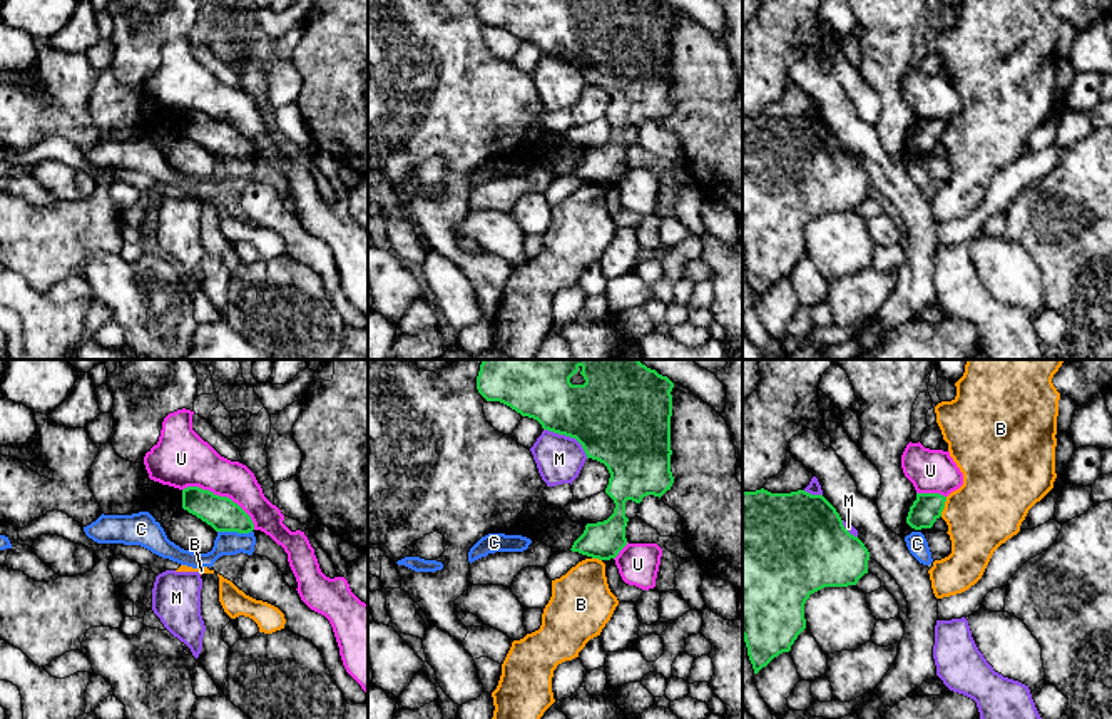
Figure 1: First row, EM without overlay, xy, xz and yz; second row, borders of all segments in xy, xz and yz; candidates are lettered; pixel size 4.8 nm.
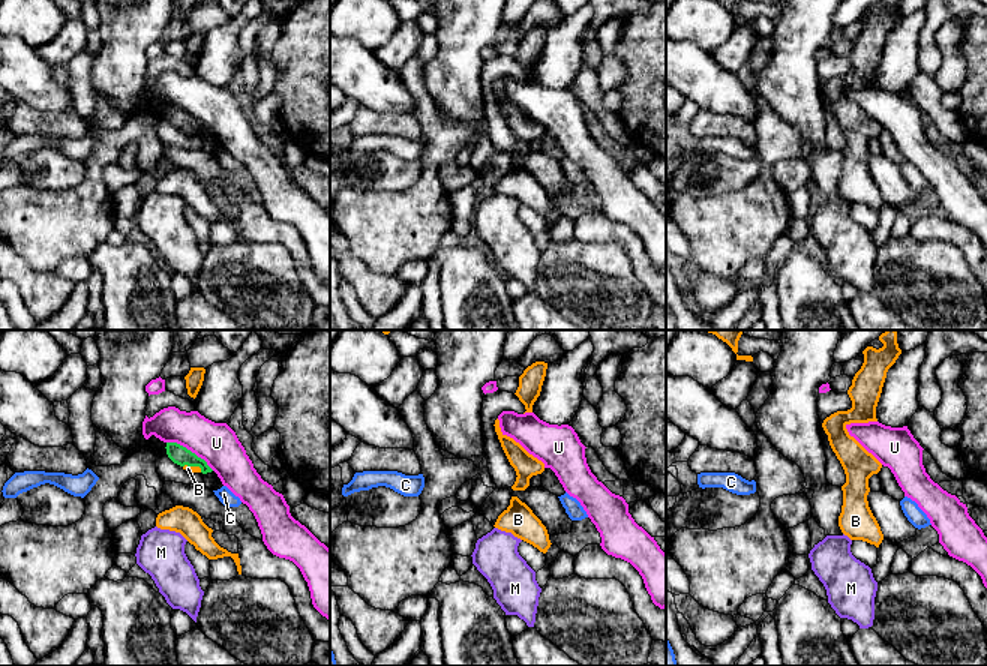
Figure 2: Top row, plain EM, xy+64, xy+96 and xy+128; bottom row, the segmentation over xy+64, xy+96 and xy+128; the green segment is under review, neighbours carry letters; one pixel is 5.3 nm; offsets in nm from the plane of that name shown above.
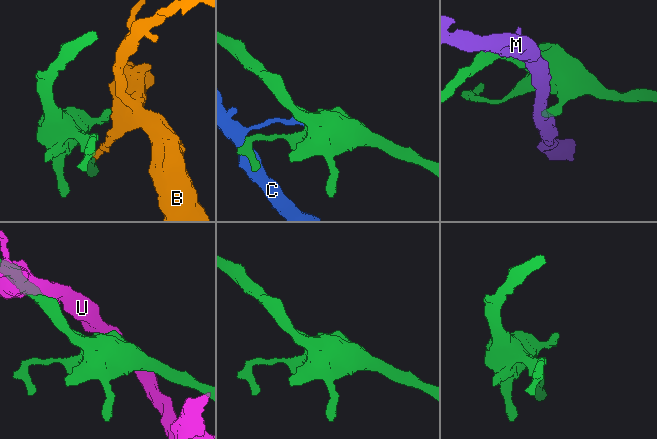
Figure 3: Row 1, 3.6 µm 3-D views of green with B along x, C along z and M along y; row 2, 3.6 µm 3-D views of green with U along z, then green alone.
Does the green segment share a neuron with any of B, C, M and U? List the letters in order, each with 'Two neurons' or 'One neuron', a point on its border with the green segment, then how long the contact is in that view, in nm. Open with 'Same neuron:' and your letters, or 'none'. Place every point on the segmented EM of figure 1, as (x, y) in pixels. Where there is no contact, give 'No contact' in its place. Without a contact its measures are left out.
Same neuron: none
B: Two neurons. Touches green at yz (943, 507). Shared border 100 nm
C: Two neurons. Touches green at xy (234, 530). Shared border 170 nm
M: Two neurons. Touches green at xz (569, 435). Shared border 260 nm
U: Two neurons. Touches green at xy (223, 497). Shared border 400 nm

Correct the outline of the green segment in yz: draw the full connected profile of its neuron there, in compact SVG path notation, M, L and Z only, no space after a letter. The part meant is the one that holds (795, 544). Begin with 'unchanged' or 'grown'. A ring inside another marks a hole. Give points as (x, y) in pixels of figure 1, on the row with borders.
unchanged; M764 488L742 492L742 637L754 674L774 657L789 652L806 629L804 604L811 594L824 587L856 585L868 574L870 552L851 535L836 512L823 497L804 490L771 493Z

